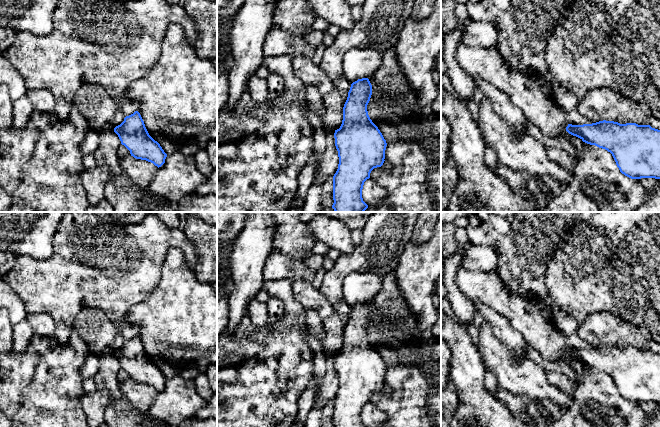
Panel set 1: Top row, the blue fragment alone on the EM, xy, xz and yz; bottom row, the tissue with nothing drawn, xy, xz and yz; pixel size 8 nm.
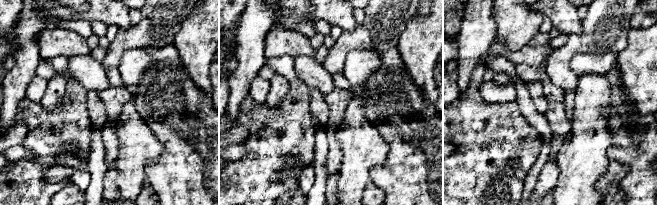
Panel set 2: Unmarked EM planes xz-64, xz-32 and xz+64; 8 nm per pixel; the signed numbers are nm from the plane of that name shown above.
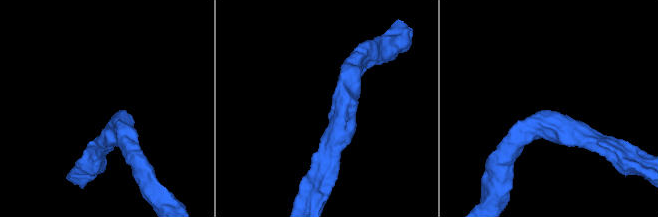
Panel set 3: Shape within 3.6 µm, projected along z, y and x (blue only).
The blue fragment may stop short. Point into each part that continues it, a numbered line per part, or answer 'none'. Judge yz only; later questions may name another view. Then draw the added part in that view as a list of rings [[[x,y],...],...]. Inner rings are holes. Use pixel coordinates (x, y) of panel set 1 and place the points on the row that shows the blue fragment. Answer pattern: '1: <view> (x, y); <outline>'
none

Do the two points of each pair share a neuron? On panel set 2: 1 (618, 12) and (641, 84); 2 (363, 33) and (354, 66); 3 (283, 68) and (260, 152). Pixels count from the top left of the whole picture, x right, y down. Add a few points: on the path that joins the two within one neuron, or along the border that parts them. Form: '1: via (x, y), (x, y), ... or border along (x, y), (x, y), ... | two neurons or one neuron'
1: border along (630, 28), (627, 34), (627, 45), (618, 54) | two neurons
2: border along (377, 51), (352, 49), (345, 58), (344, 67) | two neurons
3: via (292, 89), (288, 102), (288, 113), (272, 131) | one neuron

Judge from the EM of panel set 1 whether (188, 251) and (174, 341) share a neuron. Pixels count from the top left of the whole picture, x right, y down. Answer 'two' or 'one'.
two

